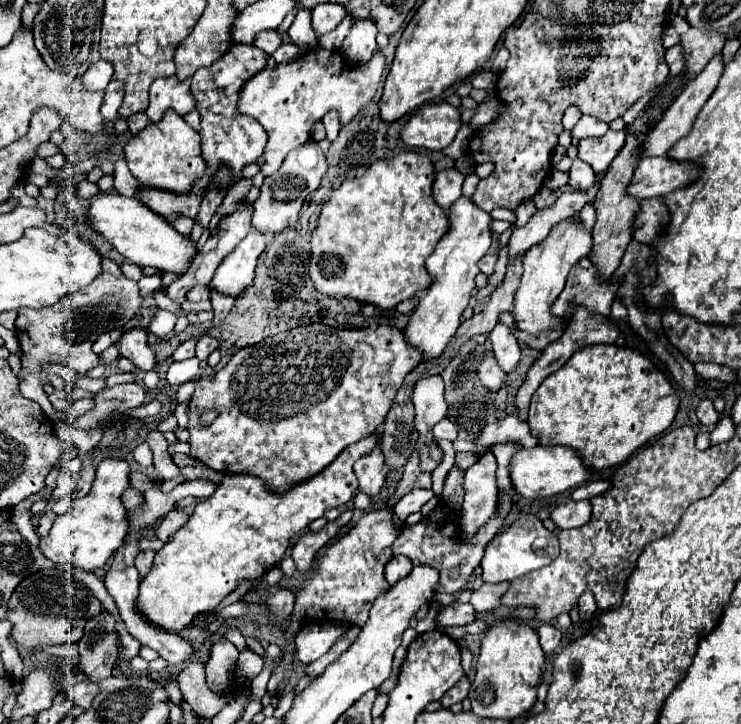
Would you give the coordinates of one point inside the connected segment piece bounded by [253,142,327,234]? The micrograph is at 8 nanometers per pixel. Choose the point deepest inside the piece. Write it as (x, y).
(277, 207)

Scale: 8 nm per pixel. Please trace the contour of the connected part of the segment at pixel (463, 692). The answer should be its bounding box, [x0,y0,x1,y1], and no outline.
[441,678,471,708]

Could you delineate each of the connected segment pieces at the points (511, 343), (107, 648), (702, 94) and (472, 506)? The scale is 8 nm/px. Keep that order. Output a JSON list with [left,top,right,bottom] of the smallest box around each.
[[489,322,521,372],[79,610,117,682],[639,54,725,158],[461,454,497,538]]

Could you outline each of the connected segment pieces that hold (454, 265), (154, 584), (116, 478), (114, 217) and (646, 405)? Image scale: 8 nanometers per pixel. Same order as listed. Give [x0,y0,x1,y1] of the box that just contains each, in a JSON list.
[[403,196,493,362],[135,434,379,634],[39,458,129,572],[87,192,197,274],[529,344,679,472]]

